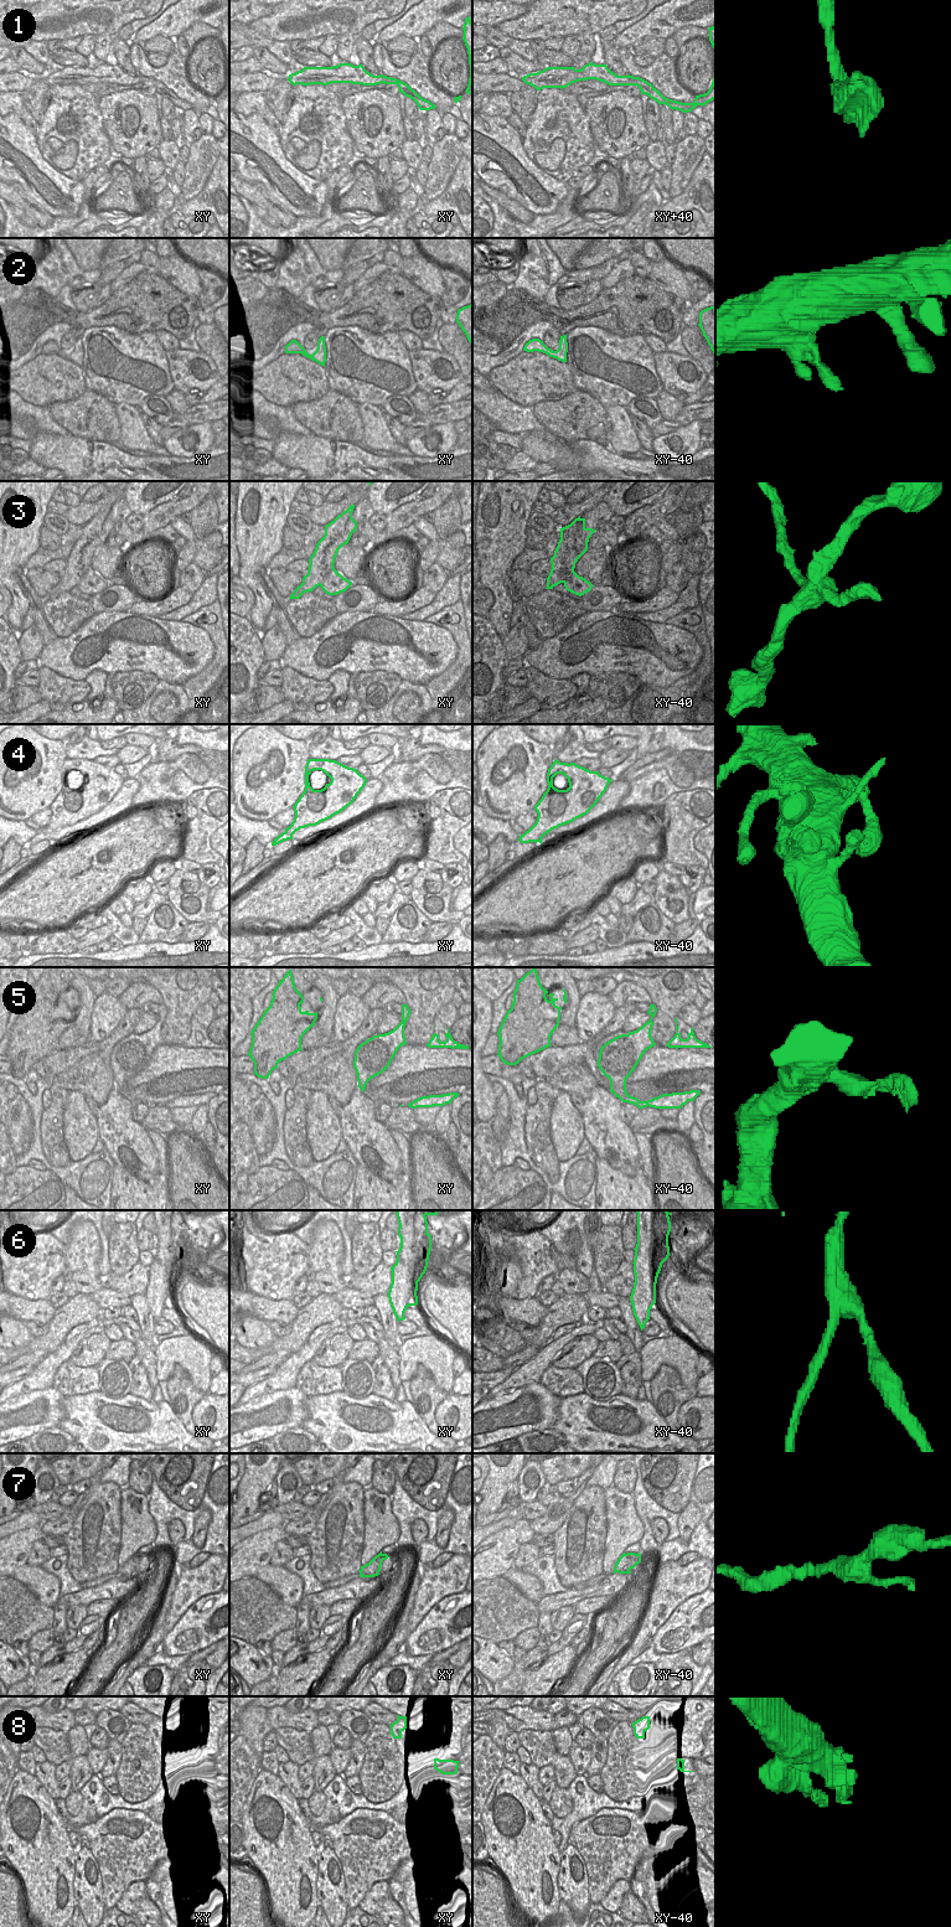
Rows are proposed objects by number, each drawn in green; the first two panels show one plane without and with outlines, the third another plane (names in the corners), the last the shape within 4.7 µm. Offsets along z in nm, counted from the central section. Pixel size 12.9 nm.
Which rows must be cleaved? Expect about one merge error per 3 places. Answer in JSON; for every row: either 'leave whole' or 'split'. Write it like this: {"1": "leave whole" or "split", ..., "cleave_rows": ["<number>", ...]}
{"1": "leave whole", "2": "leave whole", "3": "split", "4": "leave whole", "5": "leave whole", "6": "split", "7": "leave whole", "8": "leave whole", "cleave_rows": ["3", "6"]}

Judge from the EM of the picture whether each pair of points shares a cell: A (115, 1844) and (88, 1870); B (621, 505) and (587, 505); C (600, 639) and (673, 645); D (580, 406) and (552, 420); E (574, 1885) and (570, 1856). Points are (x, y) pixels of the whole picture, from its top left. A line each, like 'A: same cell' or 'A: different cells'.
A: different cells
B: different cells
C: same cell
D: same cell
E: same cell

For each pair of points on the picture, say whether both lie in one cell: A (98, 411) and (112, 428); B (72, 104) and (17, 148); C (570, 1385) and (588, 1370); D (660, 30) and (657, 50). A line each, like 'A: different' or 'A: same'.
A: same
B: different
C: different
D: different

